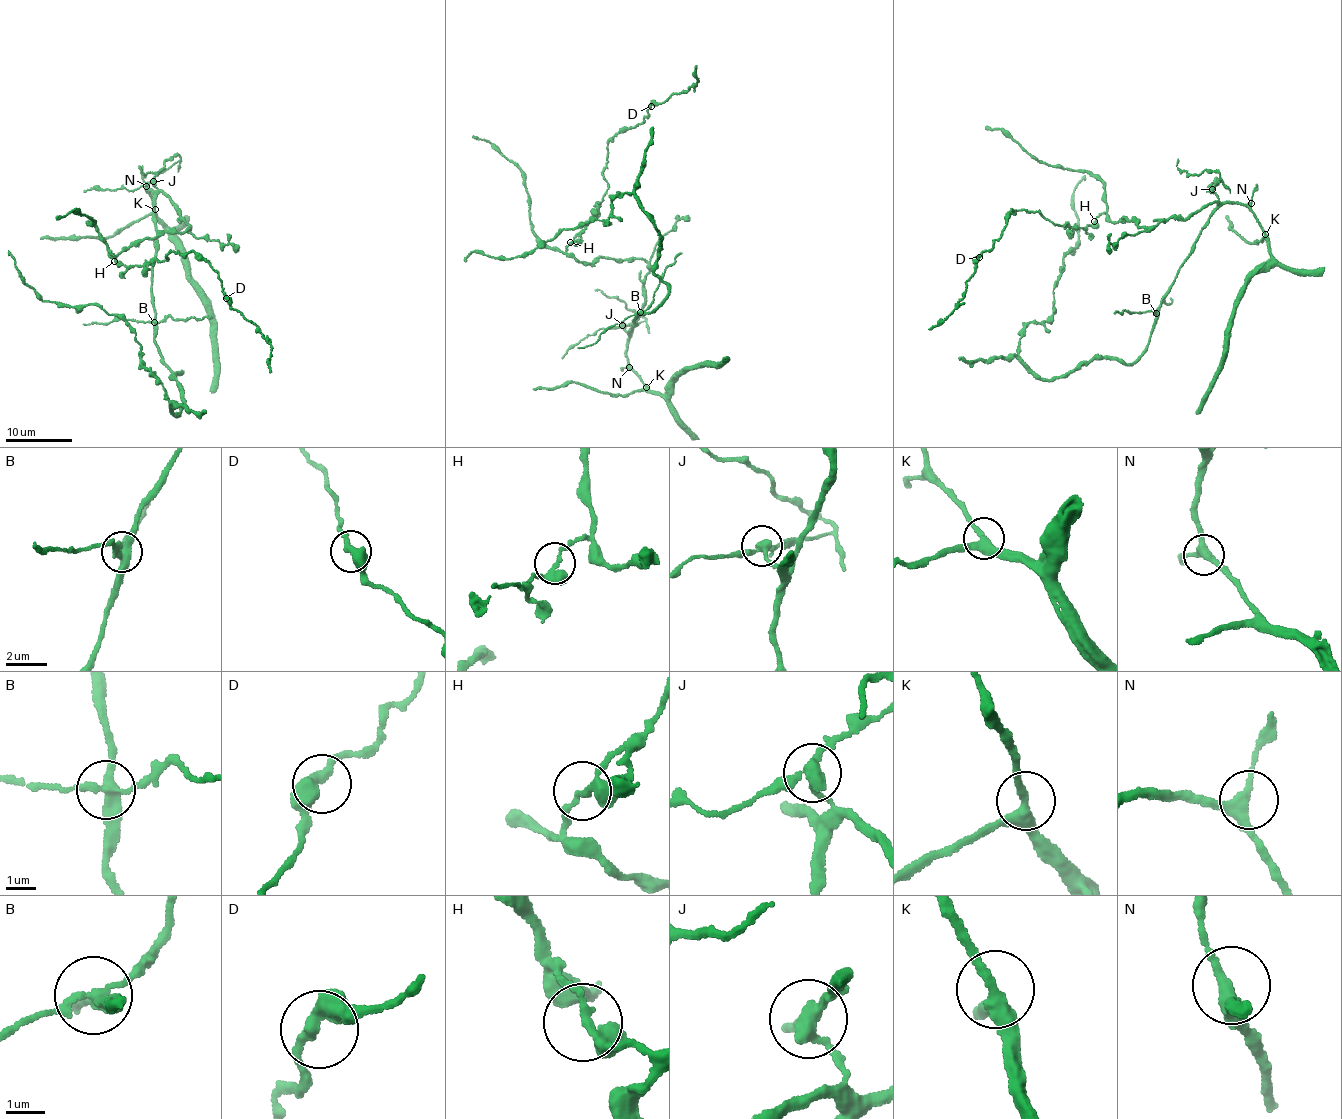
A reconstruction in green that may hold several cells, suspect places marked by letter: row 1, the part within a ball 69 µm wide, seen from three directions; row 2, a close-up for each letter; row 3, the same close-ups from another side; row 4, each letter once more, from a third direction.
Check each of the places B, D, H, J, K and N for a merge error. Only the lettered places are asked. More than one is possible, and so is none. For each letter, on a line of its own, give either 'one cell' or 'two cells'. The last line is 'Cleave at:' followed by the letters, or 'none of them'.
B: two cells
D: one cell
H: one cell
J: two cells
K: one cell
N: one cell
Cleave at: B, J

